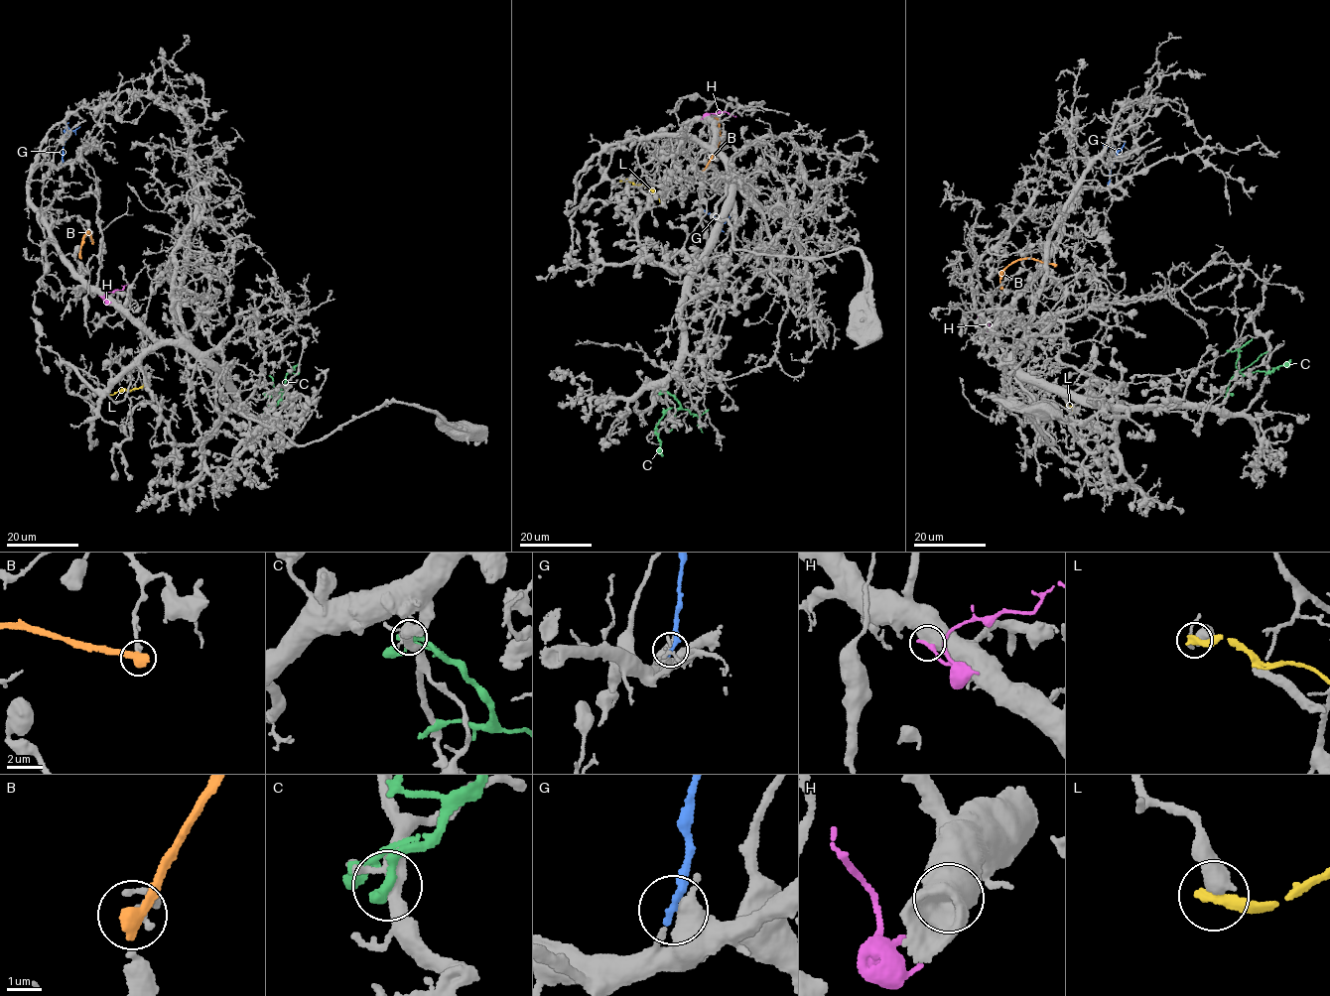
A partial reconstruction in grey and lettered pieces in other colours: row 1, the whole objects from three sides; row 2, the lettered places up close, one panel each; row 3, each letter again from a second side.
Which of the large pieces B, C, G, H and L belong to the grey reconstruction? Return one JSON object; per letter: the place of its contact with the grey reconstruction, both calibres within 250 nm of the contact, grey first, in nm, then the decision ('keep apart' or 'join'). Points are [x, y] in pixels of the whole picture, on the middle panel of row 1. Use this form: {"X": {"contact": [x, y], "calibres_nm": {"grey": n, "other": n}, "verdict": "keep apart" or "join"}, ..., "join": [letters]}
{"B": {"contact": [703, 171], "calibres_nm": {"grey": 320, "other": 500}, "verdict": "keep apart"}, "C": {"contact": [663, 390], "calibres_nm": {"grey": 360, "other": 440}, "verdict": "keep apart"}, "G": {"contact": [704, 210], "calibres_nm": {"grey": 650, "other": 240}, "verdict": "join"}, "H": {"contact": [702, 118], "calibres_nm": {"grey": 800, "other": 280}, "verdict": "keep apart"}, "L": {"contact": [621, 180], "calibres_nm": {"grey": 600, "other": 400}, "verdict": "keep apart"}, "join": ["G"]}

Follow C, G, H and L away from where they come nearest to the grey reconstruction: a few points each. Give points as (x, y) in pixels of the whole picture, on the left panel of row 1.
C: (268, 414), (282, 397), (280, 394), (268, 396), (265, 393), (279, 393), (281, 387)
G: (62, 163), (68, 127), (74, 130), (80, 126)
H: (101, 296), (106, 301), (106, 293), (130, 285)
L: (106, 393), (133, 390), (150, 380)

